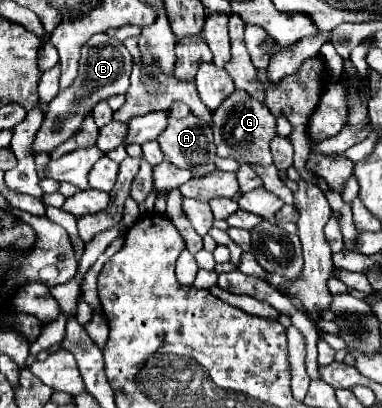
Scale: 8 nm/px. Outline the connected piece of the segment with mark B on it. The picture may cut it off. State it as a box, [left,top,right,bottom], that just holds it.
[31,34,133,154]

